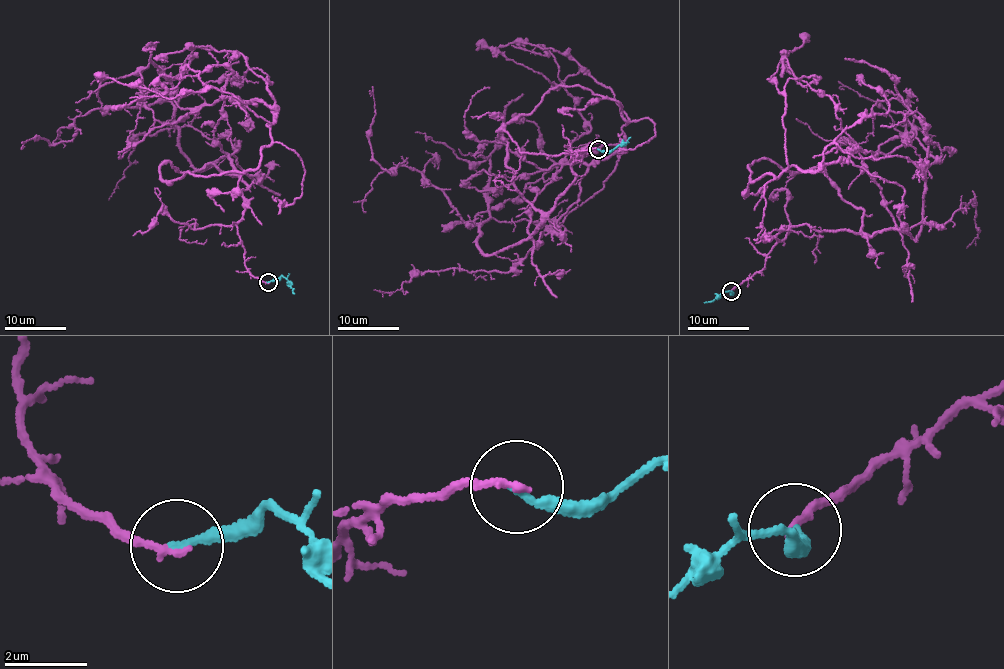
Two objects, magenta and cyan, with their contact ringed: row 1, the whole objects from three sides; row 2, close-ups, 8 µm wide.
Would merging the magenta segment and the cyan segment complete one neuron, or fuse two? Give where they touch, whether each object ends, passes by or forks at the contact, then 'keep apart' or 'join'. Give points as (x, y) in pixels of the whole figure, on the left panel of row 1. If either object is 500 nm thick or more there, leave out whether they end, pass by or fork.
(268, 282) | magenta ends | cyan ends | join

